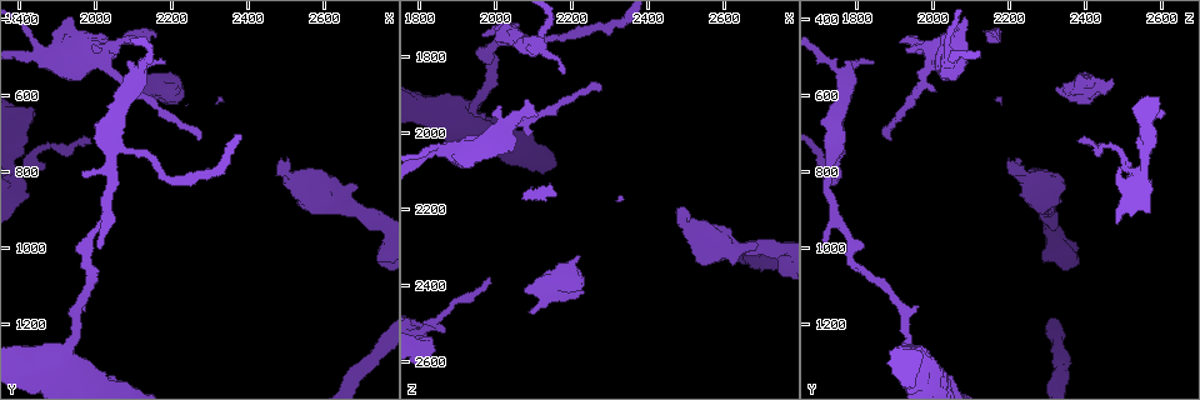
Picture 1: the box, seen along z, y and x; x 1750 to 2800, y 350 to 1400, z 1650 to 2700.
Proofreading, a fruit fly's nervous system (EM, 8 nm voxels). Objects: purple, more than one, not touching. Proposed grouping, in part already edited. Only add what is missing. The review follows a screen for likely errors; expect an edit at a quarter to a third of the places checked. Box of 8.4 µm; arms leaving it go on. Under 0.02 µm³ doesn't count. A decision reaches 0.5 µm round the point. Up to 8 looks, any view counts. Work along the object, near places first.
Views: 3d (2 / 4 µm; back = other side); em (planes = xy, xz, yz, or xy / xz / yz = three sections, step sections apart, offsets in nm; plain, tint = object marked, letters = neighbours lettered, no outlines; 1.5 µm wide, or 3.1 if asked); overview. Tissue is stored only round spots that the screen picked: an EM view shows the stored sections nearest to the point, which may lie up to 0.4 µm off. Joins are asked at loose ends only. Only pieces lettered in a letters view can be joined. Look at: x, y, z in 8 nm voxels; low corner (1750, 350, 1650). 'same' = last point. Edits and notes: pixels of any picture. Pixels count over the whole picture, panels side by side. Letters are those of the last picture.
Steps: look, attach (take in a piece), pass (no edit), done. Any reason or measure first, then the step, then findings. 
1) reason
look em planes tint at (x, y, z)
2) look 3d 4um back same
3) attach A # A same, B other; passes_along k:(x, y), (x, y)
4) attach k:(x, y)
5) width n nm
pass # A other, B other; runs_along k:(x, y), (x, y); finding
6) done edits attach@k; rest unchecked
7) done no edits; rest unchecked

an open end
look em planes letters at (2215, 580, 2325)

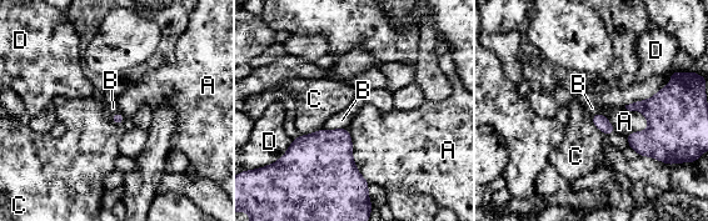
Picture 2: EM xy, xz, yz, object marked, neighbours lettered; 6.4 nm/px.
pass # A other, B other, C other, D other; no lettered piece goes on from it

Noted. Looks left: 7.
long arm stops here
look em planes letters at (2280, 710, 1885)

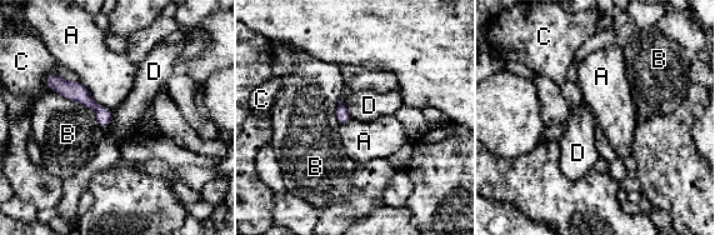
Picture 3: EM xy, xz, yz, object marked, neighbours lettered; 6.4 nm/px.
width 90 nm
pass # A other, B other, C other, D other; border 3:(341, 99), (353, 118); none of them fits

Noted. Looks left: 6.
an open end
look em planes letters at (2495, 770, 2230)

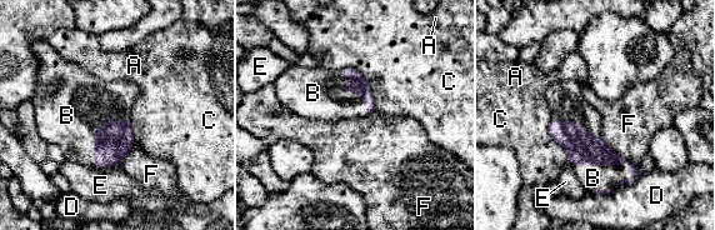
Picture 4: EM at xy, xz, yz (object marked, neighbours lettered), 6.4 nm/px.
longest_contact B 380 nm
attach B # A other, B same, C other, D other, E other, F other; the neuron continues

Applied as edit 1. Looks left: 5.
done edits attach@4; rest unchecked

